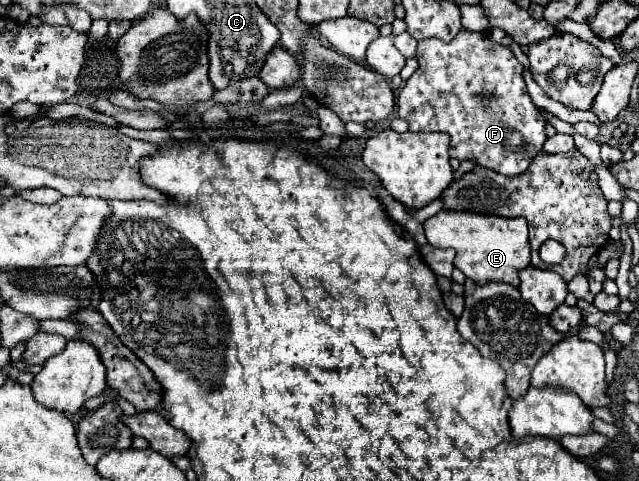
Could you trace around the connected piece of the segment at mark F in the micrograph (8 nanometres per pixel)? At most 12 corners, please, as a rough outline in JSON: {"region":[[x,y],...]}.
{"region":[[485,32],[427,38],[397,96],[411,132],[517,176],[545,118]]}

